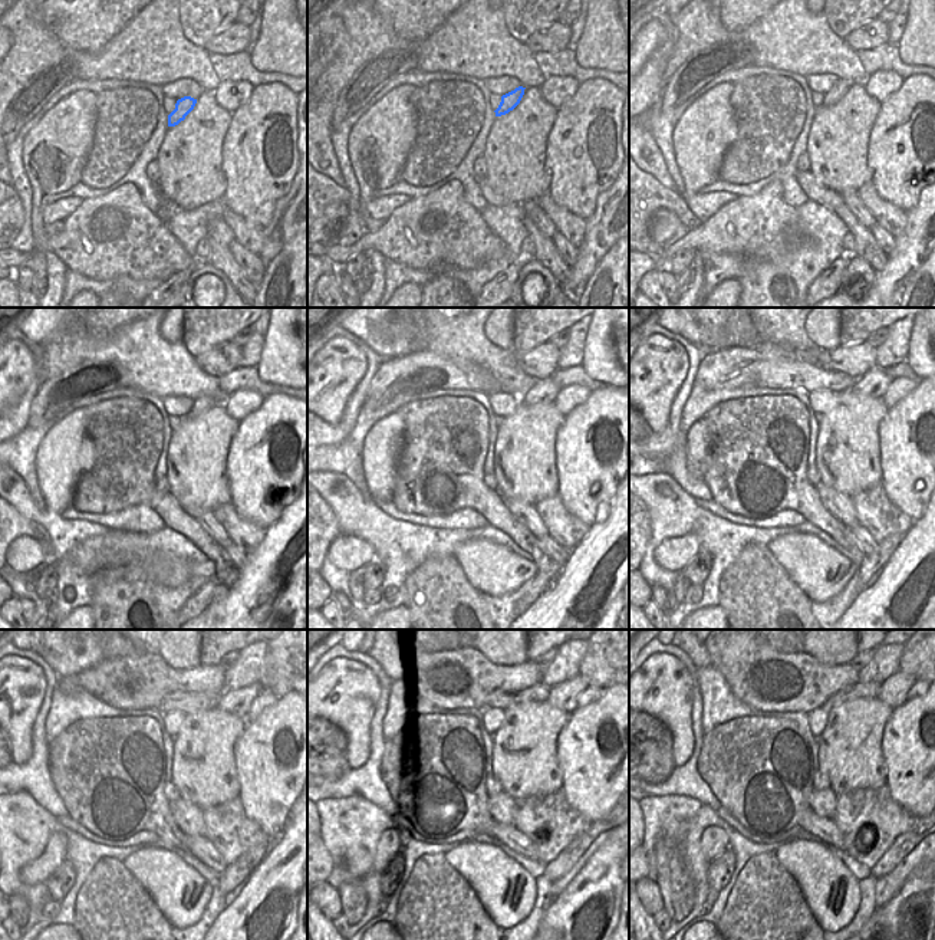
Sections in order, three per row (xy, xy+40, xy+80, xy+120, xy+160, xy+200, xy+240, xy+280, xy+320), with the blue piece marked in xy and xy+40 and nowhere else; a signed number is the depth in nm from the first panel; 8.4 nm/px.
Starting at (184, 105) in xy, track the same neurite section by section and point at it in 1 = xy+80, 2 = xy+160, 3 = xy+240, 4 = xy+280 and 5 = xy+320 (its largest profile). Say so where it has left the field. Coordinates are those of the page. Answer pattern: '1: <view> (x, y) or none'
1: xy+80 (836, 92)
2: xy+160 (545, 390)
3: xy+240 (236, 702)
4: xy+280 (563, 696)
5: xy+320 (892, 692)

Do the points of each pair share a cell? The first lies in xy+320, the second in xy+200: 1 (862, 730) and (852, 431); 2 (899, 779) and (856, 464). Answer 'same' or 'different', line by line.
1: same
2: different

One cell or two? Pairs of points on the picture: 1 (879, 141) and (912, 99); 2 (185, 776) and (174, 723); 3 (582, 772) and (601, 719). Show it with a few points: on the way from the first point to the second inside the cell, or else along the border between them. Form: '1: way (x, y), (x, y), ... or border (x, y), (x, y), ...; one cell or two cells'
1: way (884, 131), (904, 109); one cell
2: border (187, 713), (175, 735); two cells
3: way (595, 759), (596, 732); one cell

